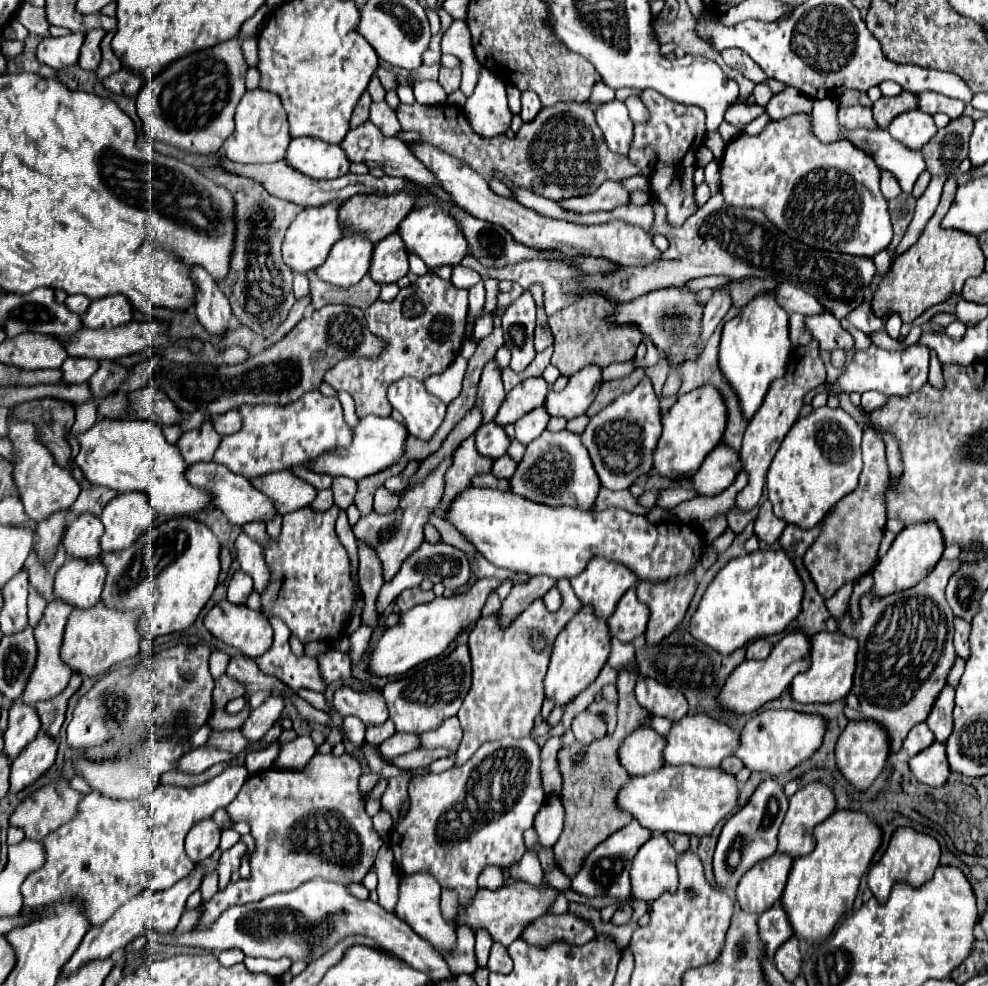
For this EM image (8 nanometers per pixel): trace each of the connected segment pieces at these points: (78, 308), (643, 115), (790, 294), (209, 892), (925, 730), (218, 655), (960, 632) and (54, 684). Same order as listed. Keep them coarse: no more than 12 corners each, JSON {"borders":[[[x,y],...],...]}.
{"borders":[[[67,297],[65,307],[83,315],[87,311],[89,297]],[[629,97],[625,105],[633,123],[647,123],[649,111],[639,97]],[[781,283],[777,303],[789,313],[819,315],[825,307],[795,285]],[[217,871],[209,873],[201,883],[203,901],[217,893]],[[925,723],[909,731],[903,749],[909,757],[927,749],[935,737]],[[213,651],[209,659],[211,675],[225,675],[229,655]],[[955,619],[955,651],[963,661],[971,655],[971,625]],[[51,601],[35,627],[37,661],[21,701],[53,699],[69,683],[59,647],[69,605]]]}

